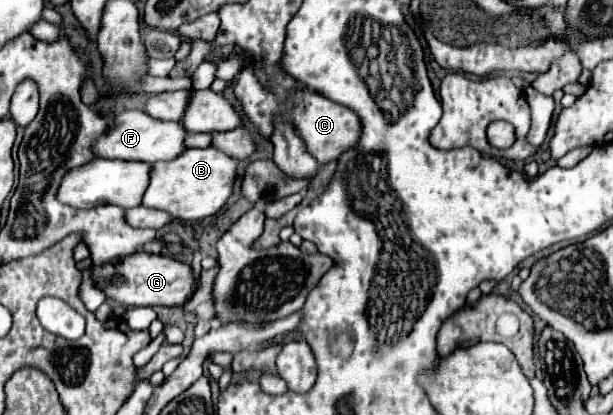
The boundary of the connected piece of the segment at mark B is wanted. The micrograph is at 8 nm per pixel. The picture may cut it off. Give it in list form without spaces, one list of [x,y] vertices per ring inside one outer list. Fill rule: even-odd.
[[[214,147],[186,149],[182,155],[178,155],[178,159],[152,165],[150,185],[142,197],[142,205],[166,211],[174,219],[184,219],[184,221],[210,217],[218,213],[232,195],[236,167],[238,167],[236,159],[222,155],[222,151]]]

